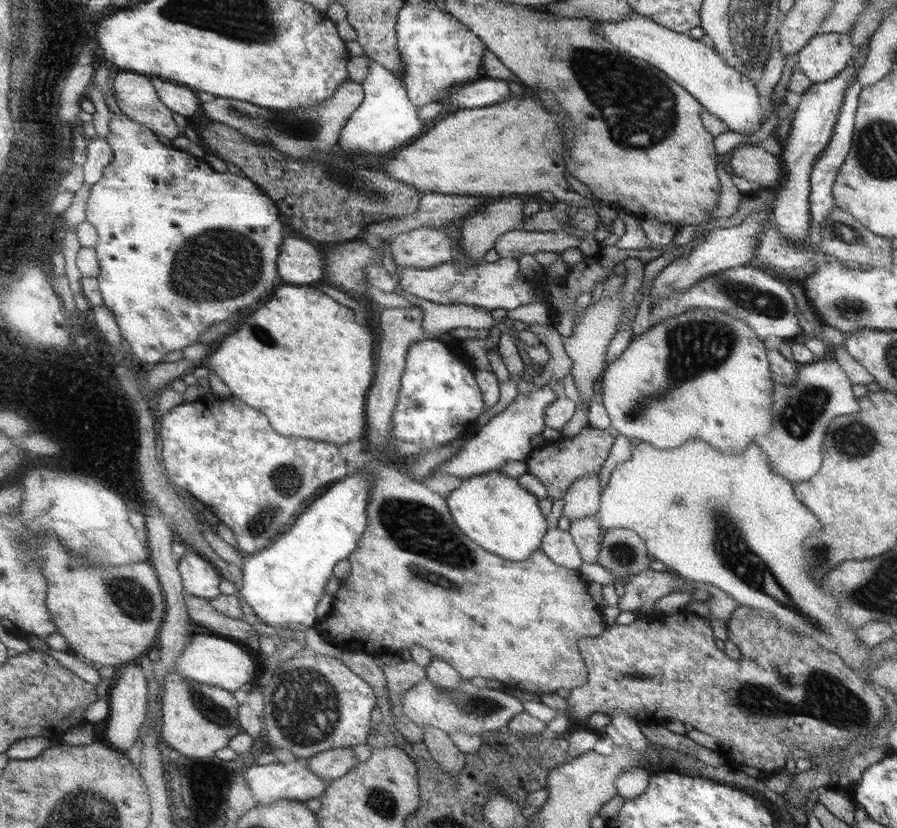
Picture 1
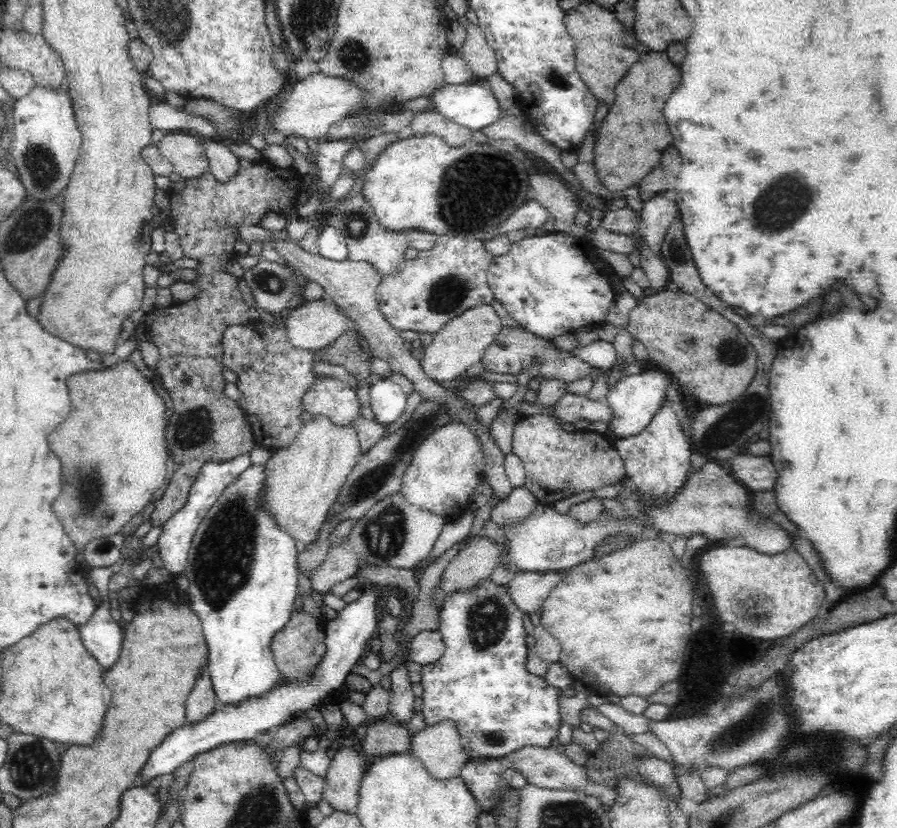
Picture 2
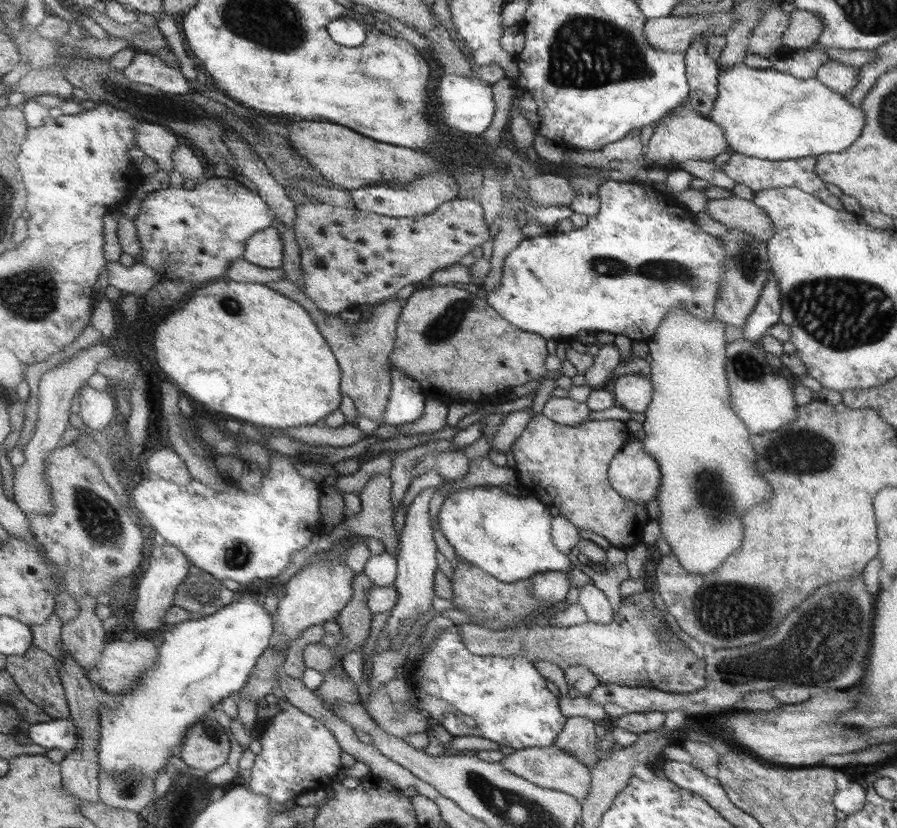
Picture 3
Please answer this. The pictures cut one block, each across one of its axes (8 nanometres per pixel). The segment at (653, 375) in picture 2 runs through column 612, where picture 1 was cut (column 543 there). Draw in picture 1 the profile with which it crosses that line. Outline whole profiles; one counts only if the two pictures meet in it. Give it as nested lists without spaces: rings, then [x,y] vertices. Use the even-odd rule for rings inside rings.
[[[547,385],[540,388],[532,386],[526,395],[521,393],[504,408],[503,411],[489,419],[483,427],[475,432],[471,439],[467,440],[463,449],[449,461],[435,467],[433,474],[449,474],[449,476],[464,479],[471,476],[479,476],[491,471],[498,471],[501,466],[510,461],[525,462],[529,452],[533,449],[529,441],[537,434],[546,434],[544,411],[559,395],[559,390],[550,389]]]

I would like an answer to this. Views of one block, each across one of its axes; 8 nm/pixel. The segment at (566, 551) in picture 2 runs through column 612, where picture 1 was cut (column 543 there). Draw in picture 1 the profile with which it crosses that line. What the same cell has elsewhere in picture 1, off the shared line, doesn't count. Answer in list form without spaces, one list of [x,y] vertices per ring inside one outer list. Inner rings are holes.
[[[498,471],[467,477],[445,500],[460,531],[494,555],[522,561],[539,549],[543,542],[541,538],[547,530],[545,518],[539,512],[535,496],[523,490],[515,478]]]

